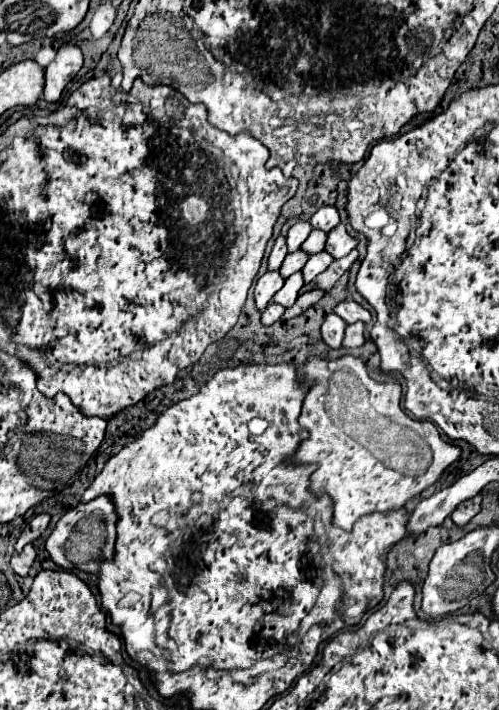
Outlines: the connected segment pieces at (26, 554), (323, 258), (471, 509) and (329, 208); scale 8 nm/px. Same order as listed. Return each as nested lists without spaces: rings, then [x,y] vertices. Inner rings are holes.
[[[30,543],[30,545],[26,545],[26,547],[22,549],[22,553],[14,553],[10,563],[12,563],[12,569],[14,569],[18,575],[26,577],[28,571],[30,571],[30,567],[32,567],[32,563],[34,563],[34,559],[36,559],[36,549],[34,549],[34,545]]]
[[[320,251],[320,253],[310,255],[308,263],[306,263],[304,269],[302,269],[302,273],[304,273],[304,281],[310,283],[318,273],[326,271],[326,267],[328,267],[332,261],[334,261],[334,257],[330,257],[330,253],[326,253],[326,251]]]
[[[478,493],[476,497],[470,497],[464,503],[460,503],[458,505],[458,511],[452,513],[452,521],[456,525],[466,525],[480,511],[480,501],[482,501],[482,495]]]
[[[324,205],[320,207],[312,217],[310,223],[314,229],[322,229],[322,231],[330,231],[340,223],[340,213],[334,205]]]

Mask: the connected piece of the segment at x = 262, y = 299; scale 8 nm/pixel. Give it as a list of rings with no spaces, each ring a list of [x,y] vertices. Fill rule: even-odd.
[[[266,271],[262,277],[258,277],[256,287],[254,287],[254,297],[256,297],[256,307],[262,311],[274,297],[278,289],[282,289],[284,279],[278,271]]]

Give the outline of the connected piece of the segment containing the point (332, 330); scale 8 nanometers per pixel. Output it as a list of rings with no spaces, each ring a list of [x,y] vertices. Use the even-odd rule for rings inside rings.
[[[330,313],[322,323],[322,337],[330,347],[340,349],[344,339],[344,329],[346,329],[346,321],[342,321],[336,313]]]

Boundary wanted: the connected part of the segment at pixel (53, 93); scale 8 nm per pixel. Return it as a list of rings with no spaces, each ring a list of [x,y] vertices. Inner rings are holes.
[[[64,43],[56,59],[46,67],[46,87],[44,87],[44,99],[46,101],[58,101],[68,81],[80,71],[82,67],[82,51],[74,43]]]

